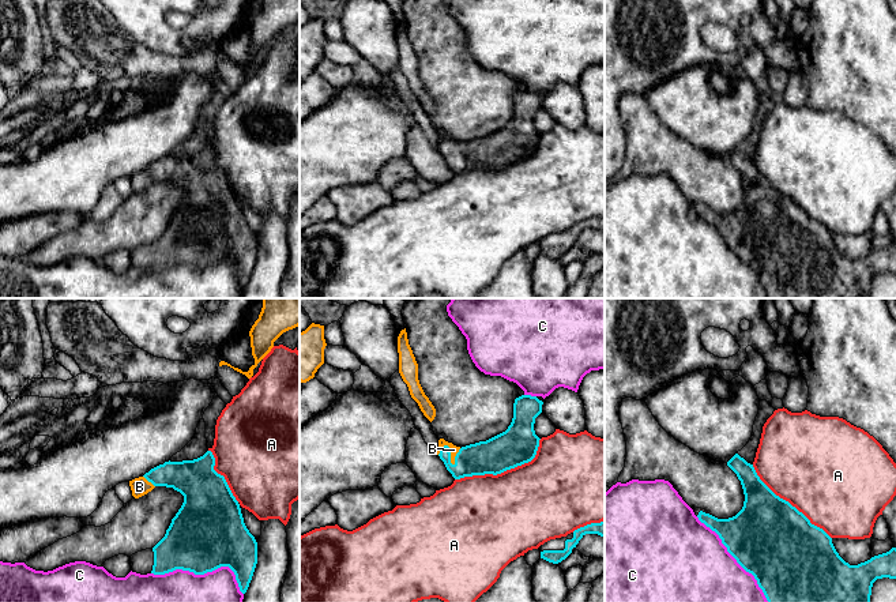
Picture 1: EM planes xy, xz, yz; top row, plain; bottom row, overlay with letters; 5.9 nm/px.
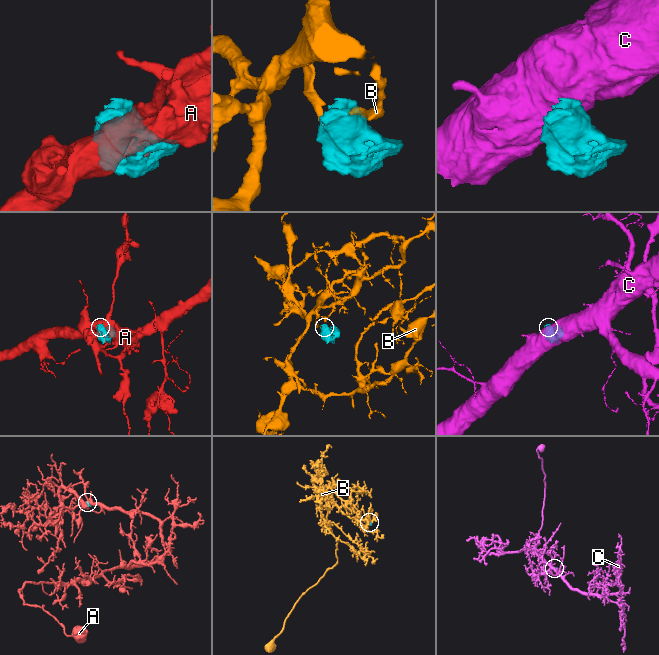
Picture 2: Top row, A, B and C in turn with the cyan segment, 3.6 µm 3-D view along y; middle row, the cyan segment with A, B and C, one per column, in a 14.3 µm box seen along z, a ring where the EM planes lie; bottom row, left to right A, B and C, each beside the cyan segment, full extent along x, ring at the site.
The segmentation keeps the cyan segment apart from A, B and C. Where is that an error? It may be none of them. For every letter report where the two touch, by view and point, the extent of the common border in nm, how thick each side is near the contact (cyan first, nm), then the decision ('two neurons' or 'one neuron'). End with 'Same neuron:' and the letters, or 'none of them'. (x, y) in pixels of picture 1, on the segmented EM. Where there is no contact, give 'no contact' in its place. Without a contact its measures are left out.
A: meets cyan in xz at (503, 471); contact 550 nm long; 220 nm thick on the cyan side, 480 nm on the other; two neurons
B: meets cyan in xz at (450, 456); contact 150 nm long; 200 nm thick on the cyan side, 60 nm on the other; two neurons
C: meets cyan in xy at (203, 574); contact 550 nm long; 440 nm thick on the cyan side, 190 nm on the other; two neurons
Same neuron: none of them

